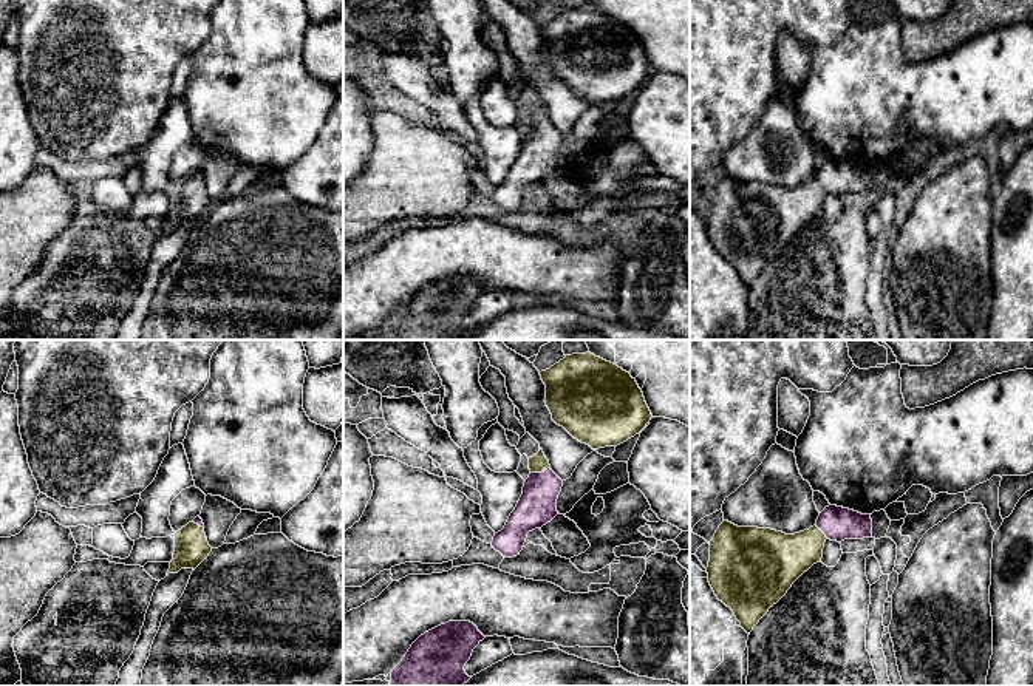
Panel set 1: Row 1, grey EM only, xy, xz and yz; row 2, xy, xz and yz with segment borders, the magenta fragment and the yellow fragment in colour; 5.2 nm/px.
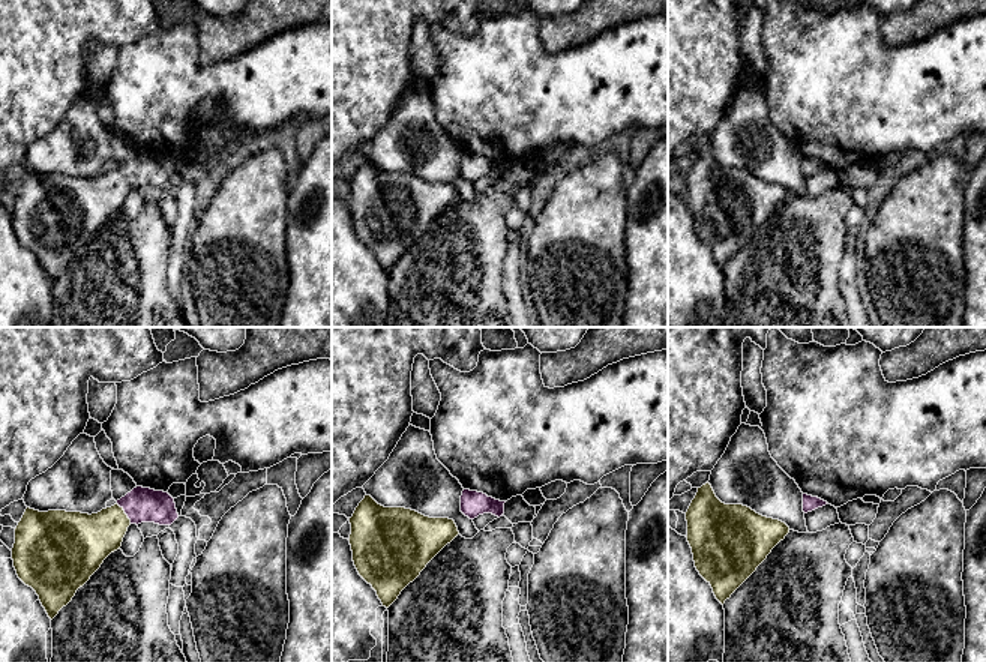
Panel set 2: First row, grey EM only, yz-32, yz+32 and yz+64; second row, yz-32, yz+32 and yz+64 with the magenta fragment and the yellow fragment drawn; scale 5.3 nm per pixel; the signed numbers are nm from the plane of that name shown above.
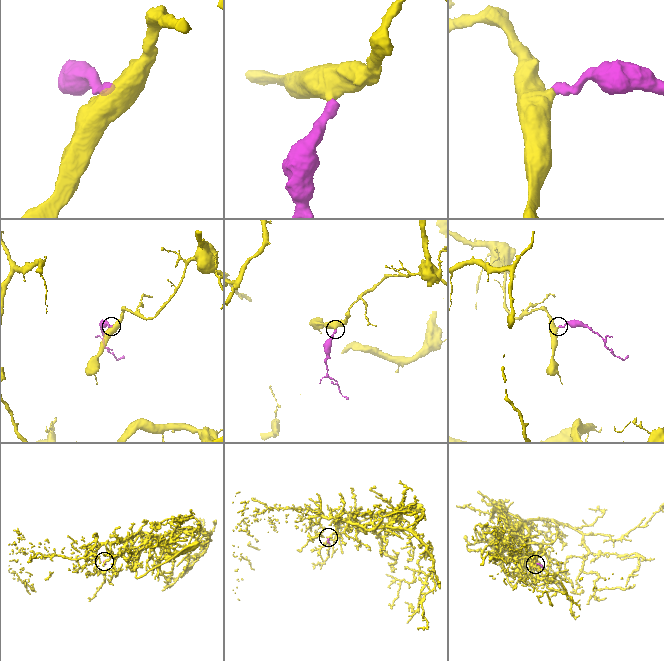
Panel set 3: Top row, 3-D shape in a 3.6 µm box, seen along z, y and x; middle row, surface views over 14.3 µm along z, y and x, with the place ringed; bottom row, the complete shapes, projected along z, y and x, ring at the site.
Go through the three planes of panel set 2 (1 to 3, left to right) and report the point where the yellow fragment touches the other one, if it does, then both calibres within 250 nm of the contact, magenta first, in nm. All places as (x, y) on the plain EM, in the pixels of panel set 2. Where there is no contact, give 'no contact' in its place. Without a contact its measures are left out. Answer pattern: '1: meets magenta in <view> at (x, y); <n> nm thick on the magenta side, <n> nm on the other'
1: meets magenta in yz-32 at (125, 176); 190 nm thick on the magenta side, 280 nm on the other
2: no contact
3: no contact

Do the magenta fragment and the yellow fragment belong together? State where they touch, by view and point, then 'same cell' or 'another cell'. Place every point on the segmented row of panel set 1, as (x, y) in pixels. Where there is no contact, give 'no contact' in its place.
meets magenta in xz at (542, 472); same cell

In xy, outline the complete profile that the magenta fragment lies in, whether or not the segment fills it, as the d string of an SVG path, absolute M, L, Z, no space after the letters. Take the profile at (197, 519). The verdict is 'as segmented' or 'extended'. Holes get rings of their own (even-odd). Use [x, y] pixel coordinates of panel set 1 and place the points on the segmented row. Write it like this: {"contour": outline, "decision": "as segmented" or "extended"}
{"contour": "M199 516L175 533L175 552L169 573L181 569L196 569L212 552Z", "decision": "extended"}

